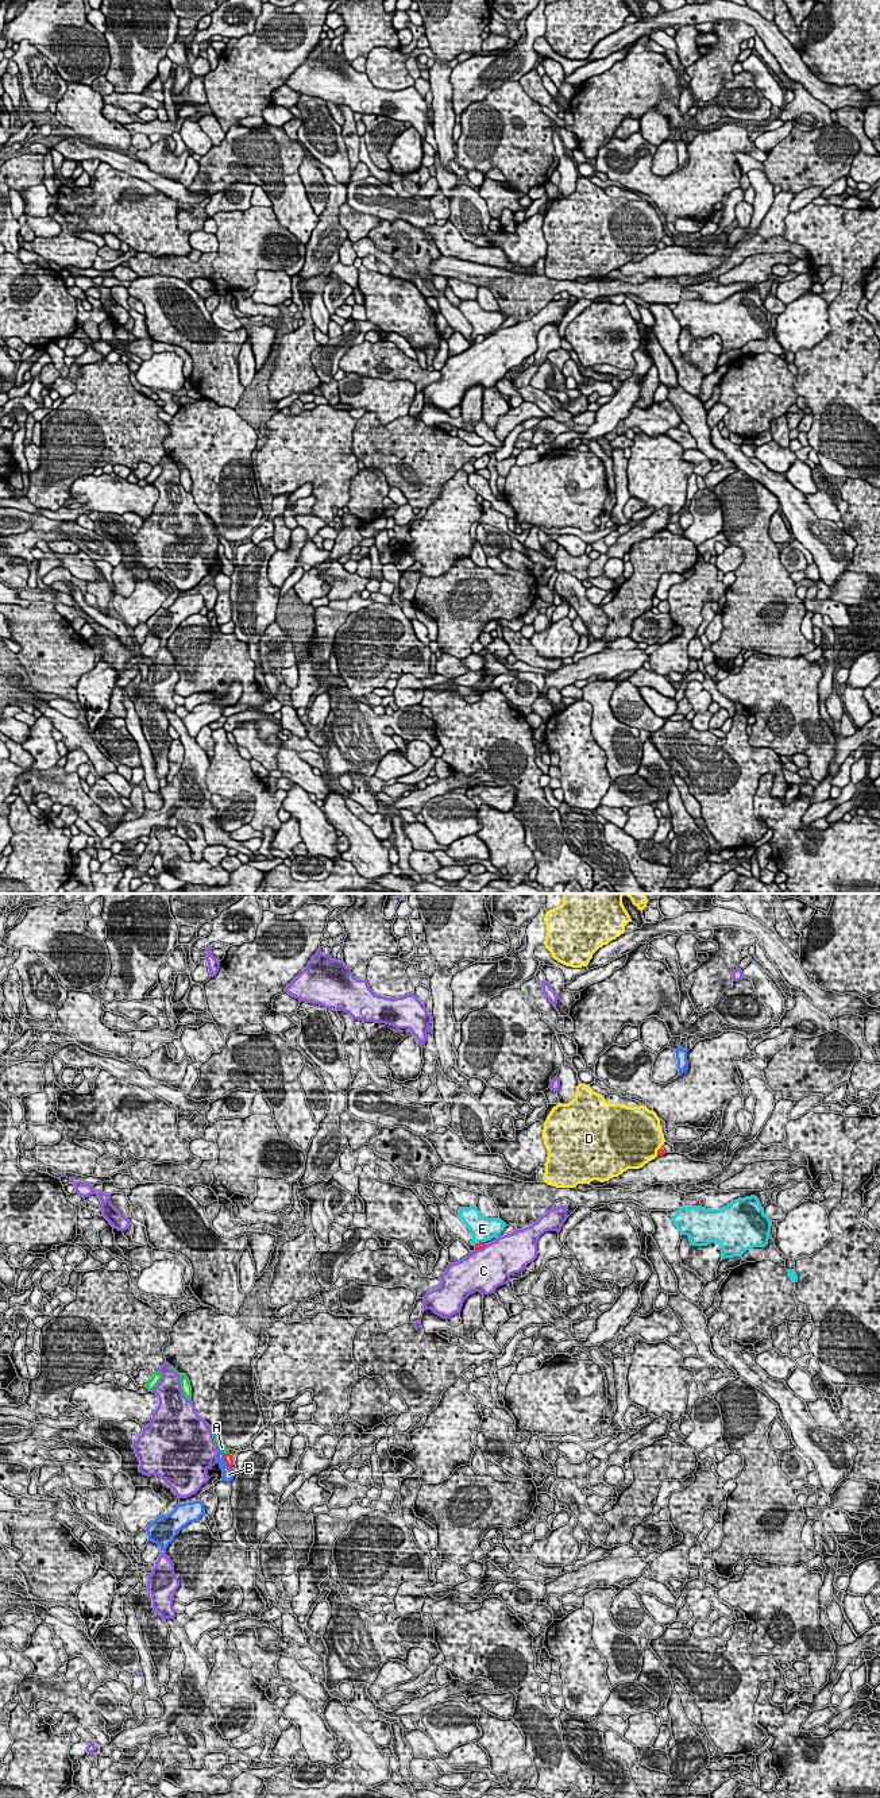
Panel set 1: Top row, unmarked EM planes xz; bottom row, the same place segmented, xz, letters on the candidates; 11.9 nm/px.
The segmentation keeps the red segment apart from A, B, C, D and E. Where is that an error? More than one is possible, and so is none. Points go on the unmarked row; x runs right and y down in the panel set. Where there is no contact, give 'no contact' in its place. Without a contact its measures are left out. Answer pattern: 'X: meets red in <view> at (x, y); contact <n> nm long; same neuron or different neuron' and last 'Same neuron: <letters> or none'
A: meets red in xz at (227, 546); contact 70 nm long; same neuron
B: meets red in xz at (226, 555); contact 240 nm long; different neuron
C: meets red in xz at (481, 340); contact 160 nm long; different neuron
D: meets red in xz at (657, 244); contact 110 nm long; different neuron
E: meets red in xz at (479, 335); contact 140 nm long; different neuron
Same neuron: A

